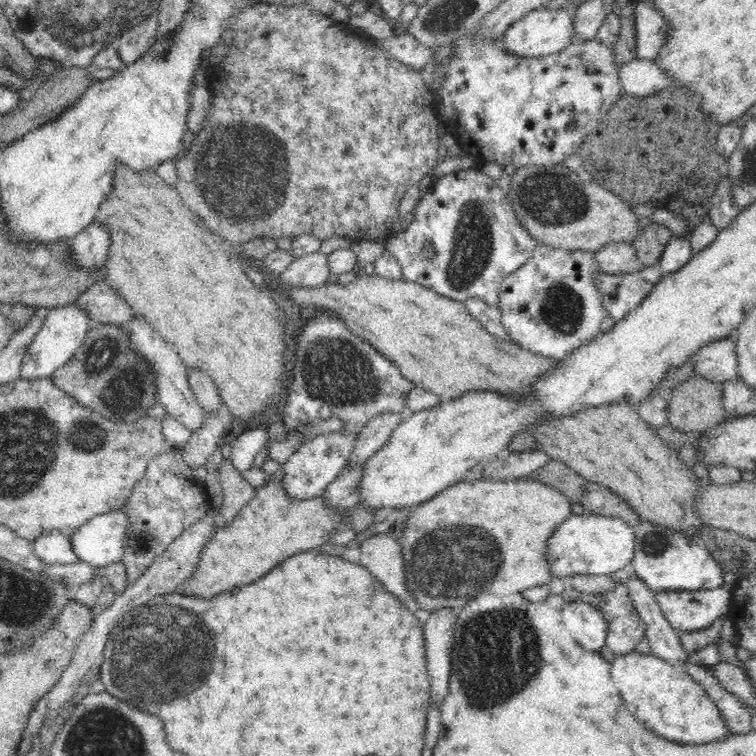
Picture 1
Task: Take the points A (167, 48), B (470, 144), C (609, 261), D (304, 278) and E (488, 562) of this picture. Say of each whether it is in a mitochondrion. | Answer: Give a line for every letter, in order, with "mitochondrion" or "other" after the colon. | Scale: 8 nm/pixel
A: mitochondrion
B: other
C: other
D: other
E: mitochondrion

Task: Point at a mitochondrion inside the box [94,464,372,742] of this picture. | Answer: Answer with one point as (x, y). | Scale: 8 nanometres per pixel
(141, 668)

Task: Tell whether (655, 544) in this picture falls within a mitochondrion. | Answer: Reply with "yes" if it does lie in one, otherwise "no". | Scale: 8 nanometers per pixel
yes

